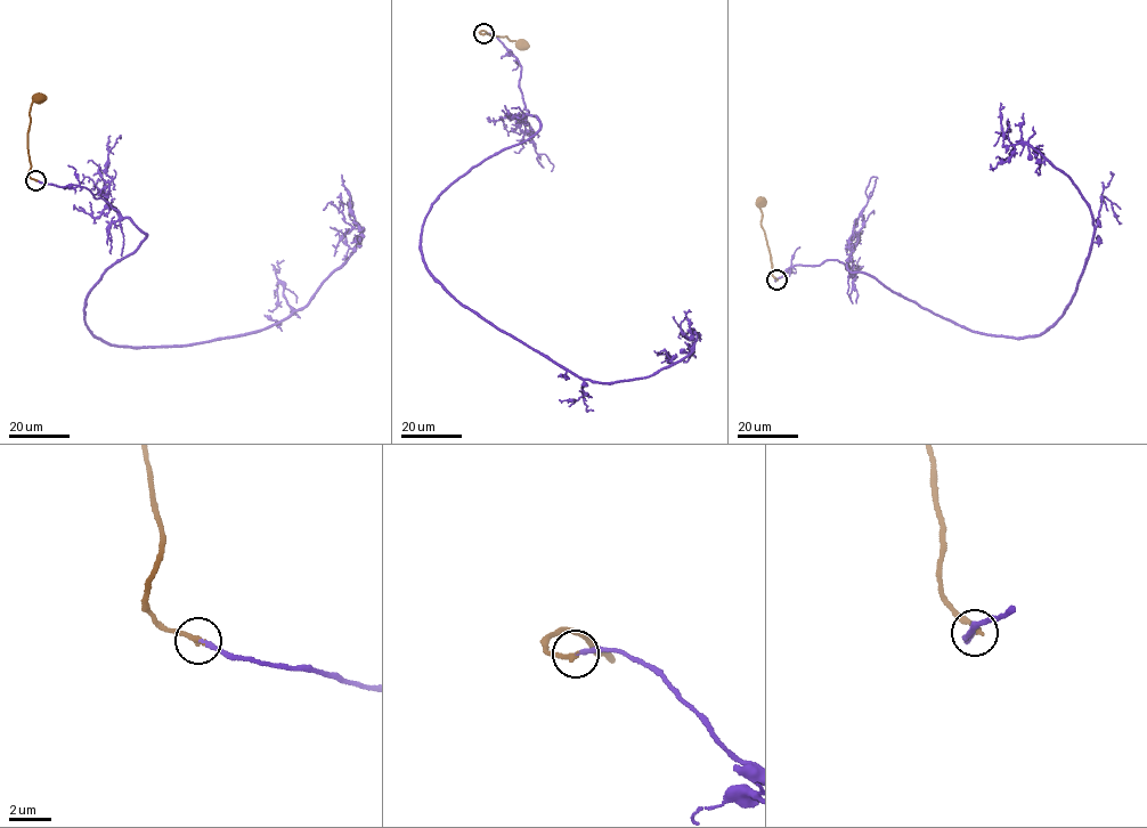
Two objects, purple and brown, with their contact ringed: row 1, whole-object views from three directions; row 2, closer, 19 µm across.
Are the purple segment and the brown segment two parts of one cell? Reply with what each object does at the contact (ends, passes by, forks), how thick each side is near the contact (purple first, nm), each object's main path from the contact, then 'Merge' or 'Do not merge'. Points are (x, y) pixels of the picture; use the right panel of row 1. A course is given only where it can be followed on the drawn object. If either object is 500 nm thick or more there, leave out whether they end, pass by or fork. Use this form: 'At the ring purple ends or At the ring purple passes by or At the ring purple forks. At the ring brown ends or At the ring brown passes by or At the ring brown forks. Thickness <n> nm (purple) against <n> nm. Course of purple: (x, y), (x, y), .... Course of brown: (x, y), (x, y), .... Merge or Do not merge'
At the ring purple ends. At the ring brown ends. Thickness 190 nm (purple) against 240 nm. Course of purple: (777, 279), (838, 260), (971, 331), (1054, 325), (1093, 225), (1070, 178), (1030, 146), (1003, 144), (1000, 103). Course of brown: (777, 279), (771, 274), (771, 256), (762, 226), (761, 202). Merge

